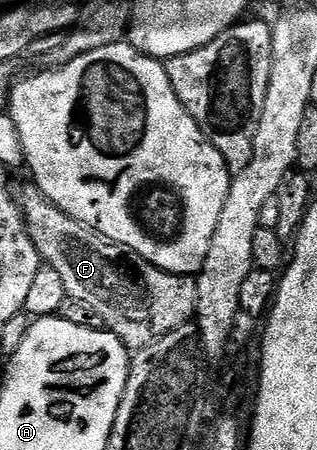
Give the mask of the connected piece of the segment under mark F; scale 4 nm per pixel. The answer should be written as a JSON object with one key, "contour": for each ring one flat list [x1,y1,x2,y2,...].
{"contour":[[36,186,29,187,23,190,22,196,20,192,20,207,22,215,26,217,26,229,42,257,43,265,60,274,67,297,82,302,90,311,98,312,104,317,107,329,117,334,127,348,146,348,172,330,185,327,193,319,198,304,198,283,193,277,178,277,160,271,140,258,140,254,130,252,128,246,112,242,107,236,100,235,93,228,64,214]]}

